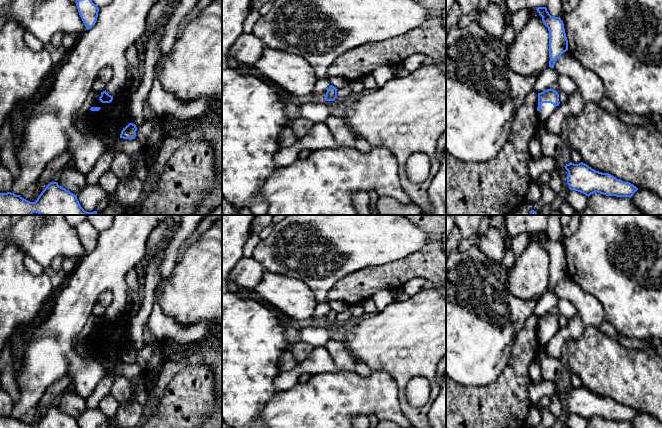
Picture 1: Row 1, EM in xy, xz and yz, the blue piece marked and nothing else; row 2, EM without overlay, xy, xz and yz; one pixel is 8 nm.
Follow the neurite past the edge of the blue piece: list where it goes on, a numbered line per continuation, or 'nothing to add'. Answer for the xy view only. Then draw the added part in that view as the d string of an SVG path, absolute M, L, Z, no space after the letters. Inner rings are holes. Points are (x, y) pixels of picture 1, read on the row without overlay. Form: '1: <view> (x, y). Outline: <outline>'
nothing to add

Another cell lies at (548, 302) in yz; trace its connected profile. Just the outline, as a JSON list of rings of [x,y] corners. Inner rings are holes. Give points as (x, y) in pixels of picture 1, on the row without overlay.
[[[548,291],[541,298],[539,298],[533,313],[537,317],[550,313],[557,307],[559,299],[560,298],[554,292]]]

